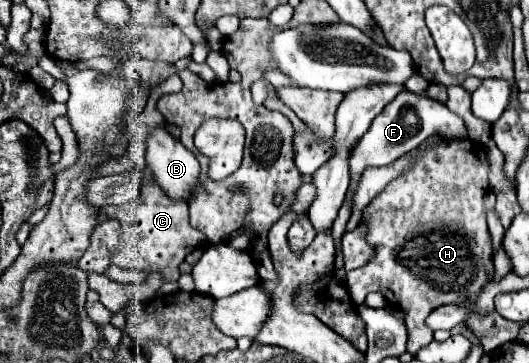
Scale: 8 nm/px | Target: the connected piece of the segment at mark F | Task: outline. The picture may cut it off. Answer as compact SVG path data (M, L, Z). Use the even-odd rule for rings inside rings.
M401 92L393 102L389 102L383 108L381 114L375 116L375 120L371 122L371 128L363 134L361 140L357 140L357 144L351 150L351 156L349 156L351 184L347 190L347 206L353 208L353 196L357 192L357 184L361 182L359 176L365 172L365 168L393 164L397 158L415 150L429 136L435 136L435 134L443 134L445 138L467 138L465 120L437 100L423 98L413 92Z

